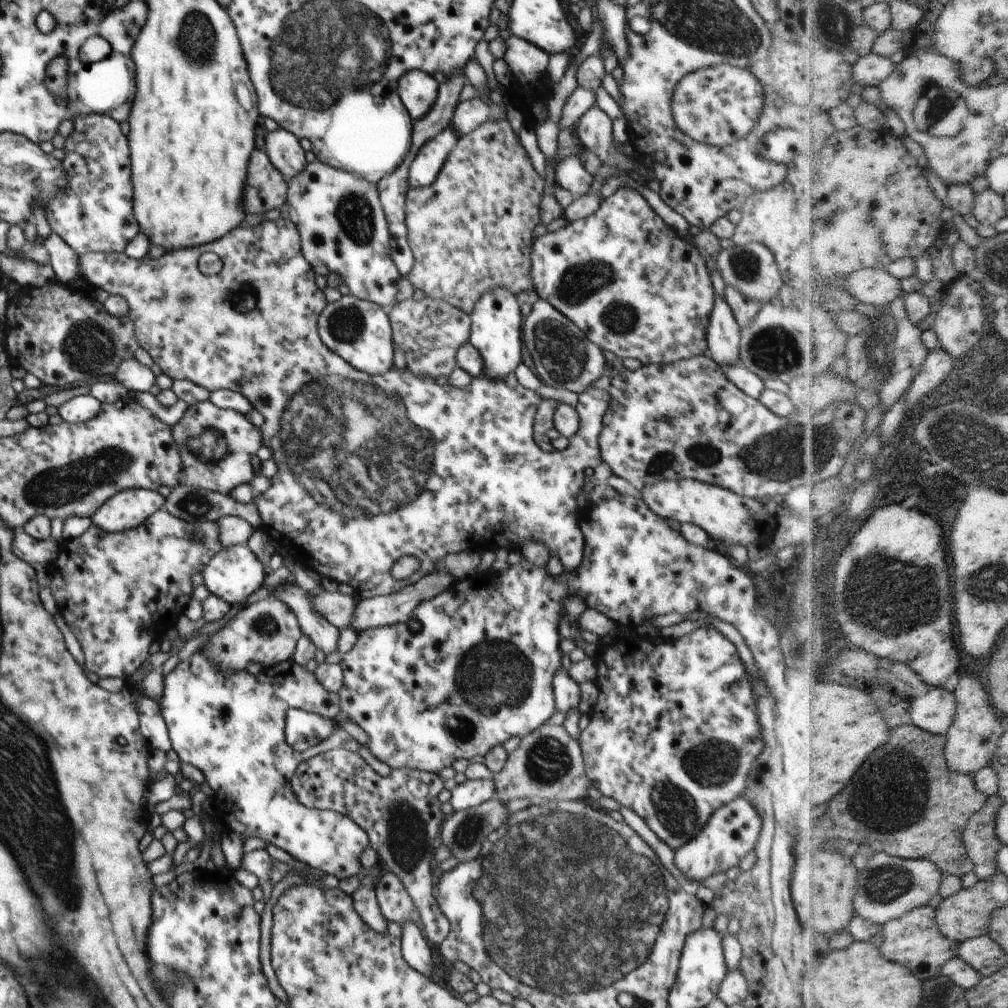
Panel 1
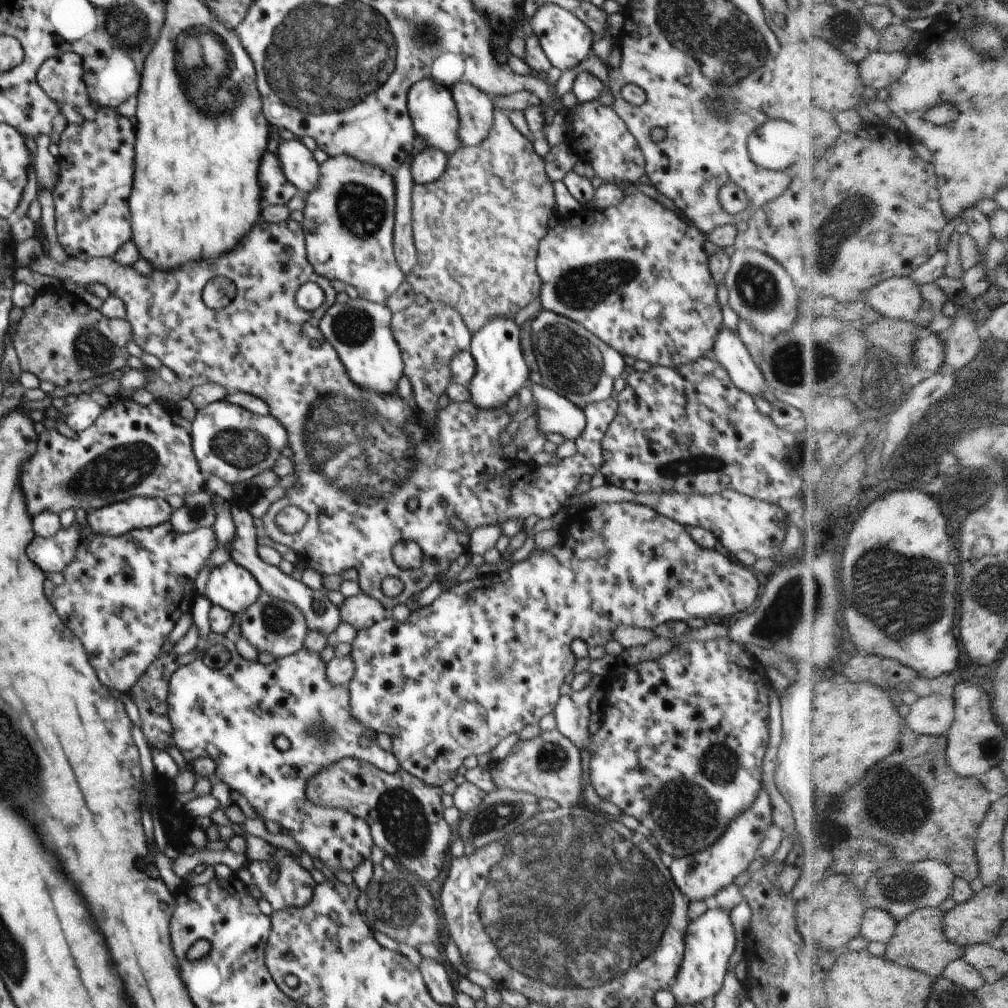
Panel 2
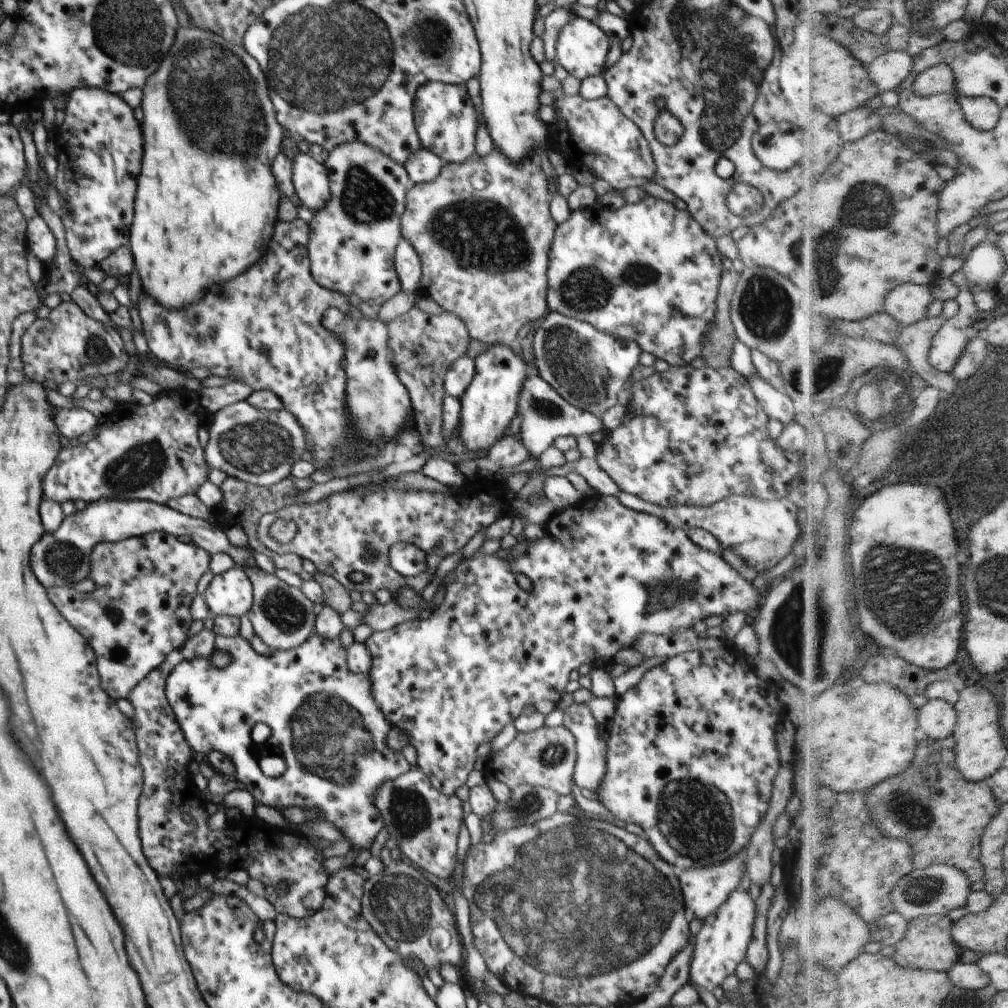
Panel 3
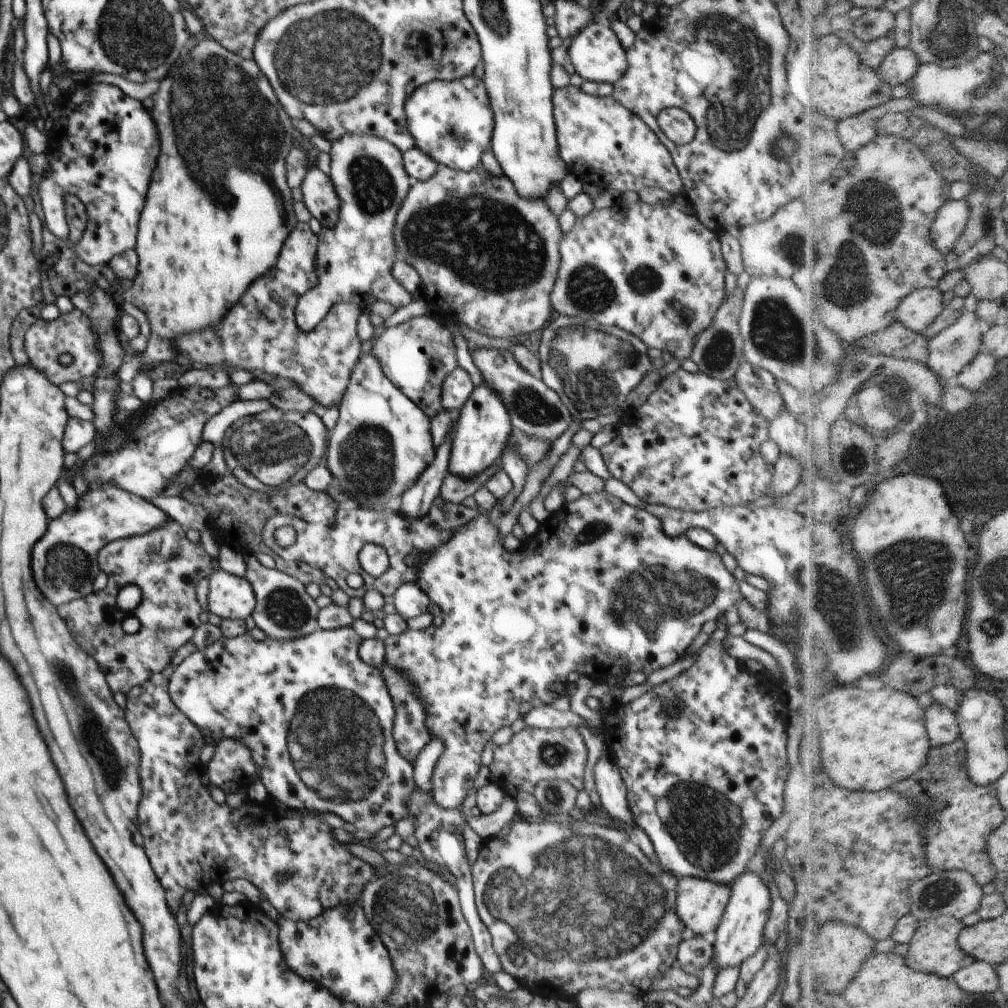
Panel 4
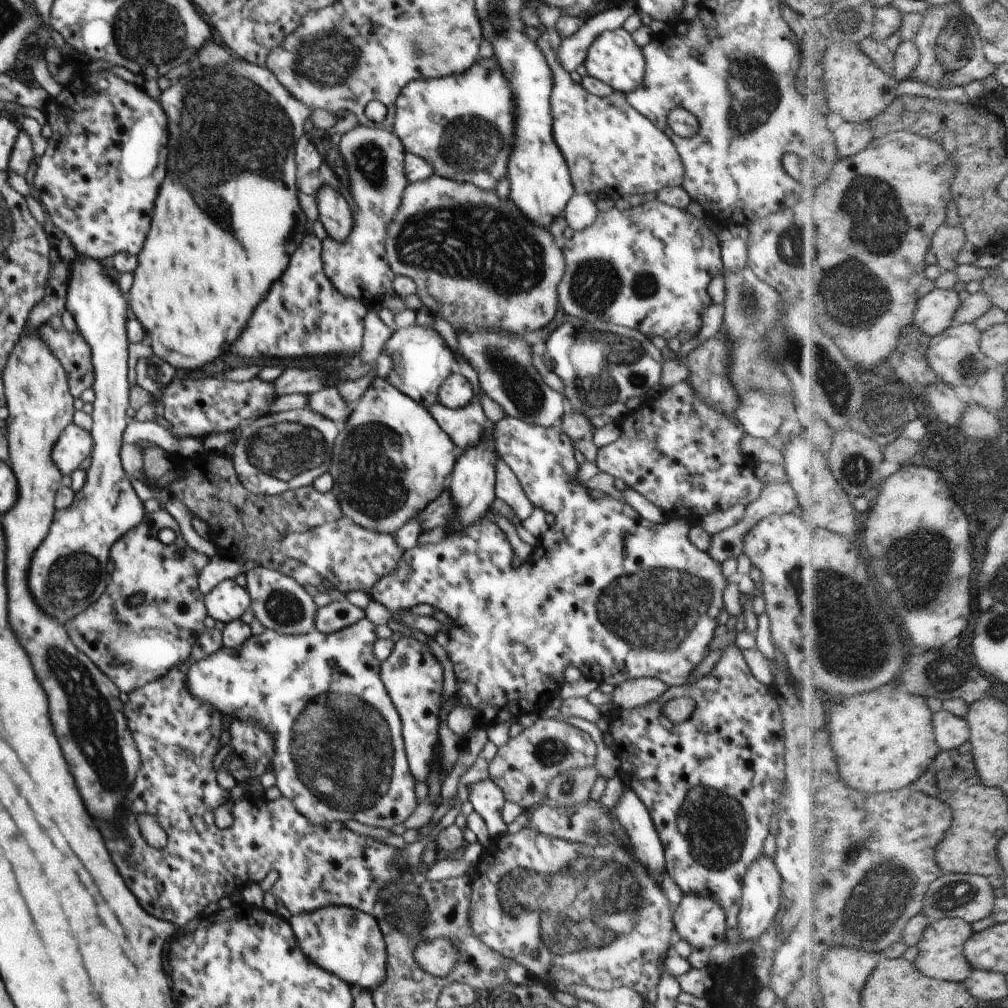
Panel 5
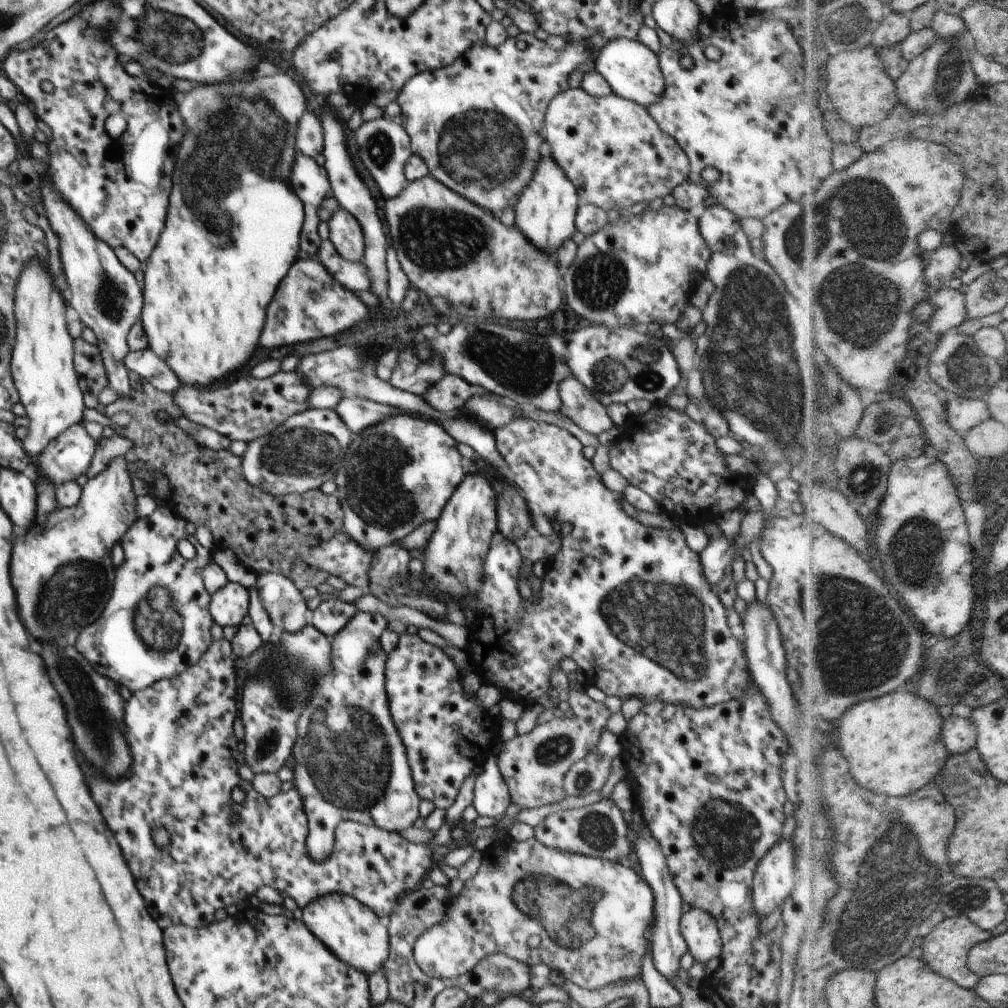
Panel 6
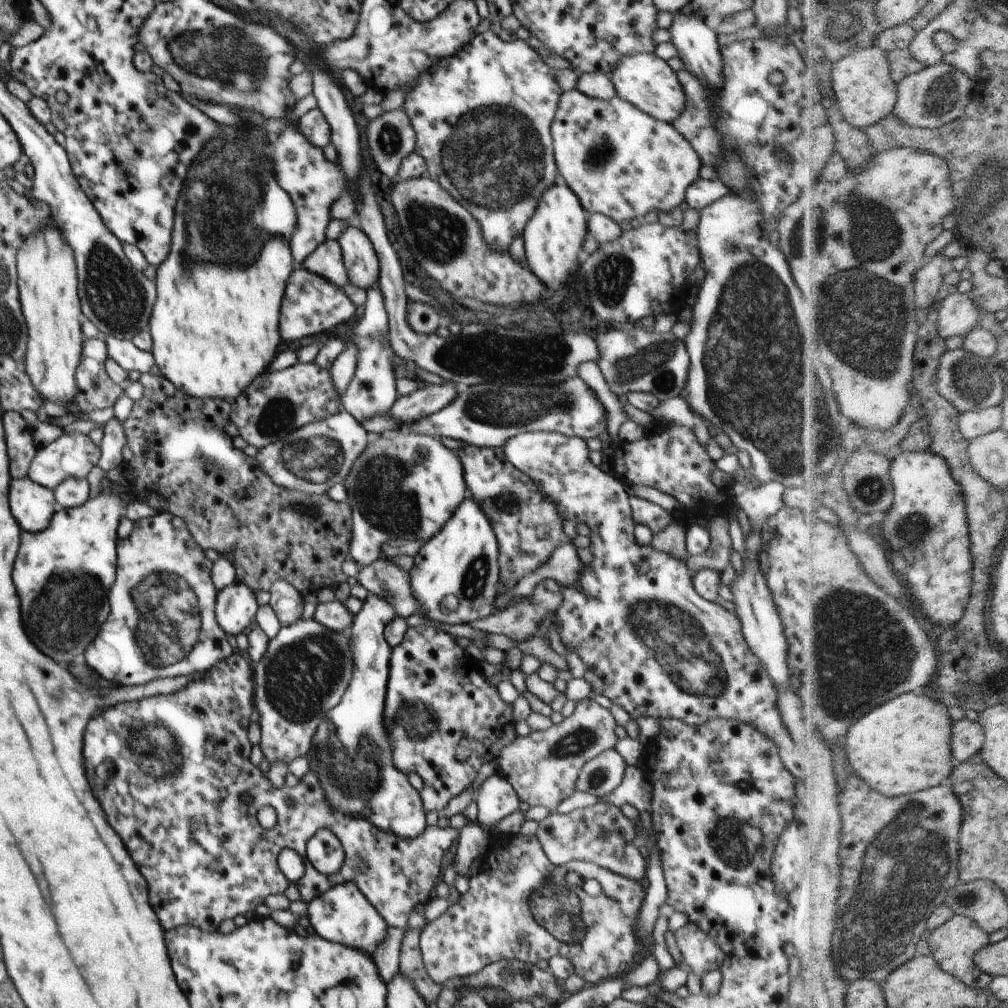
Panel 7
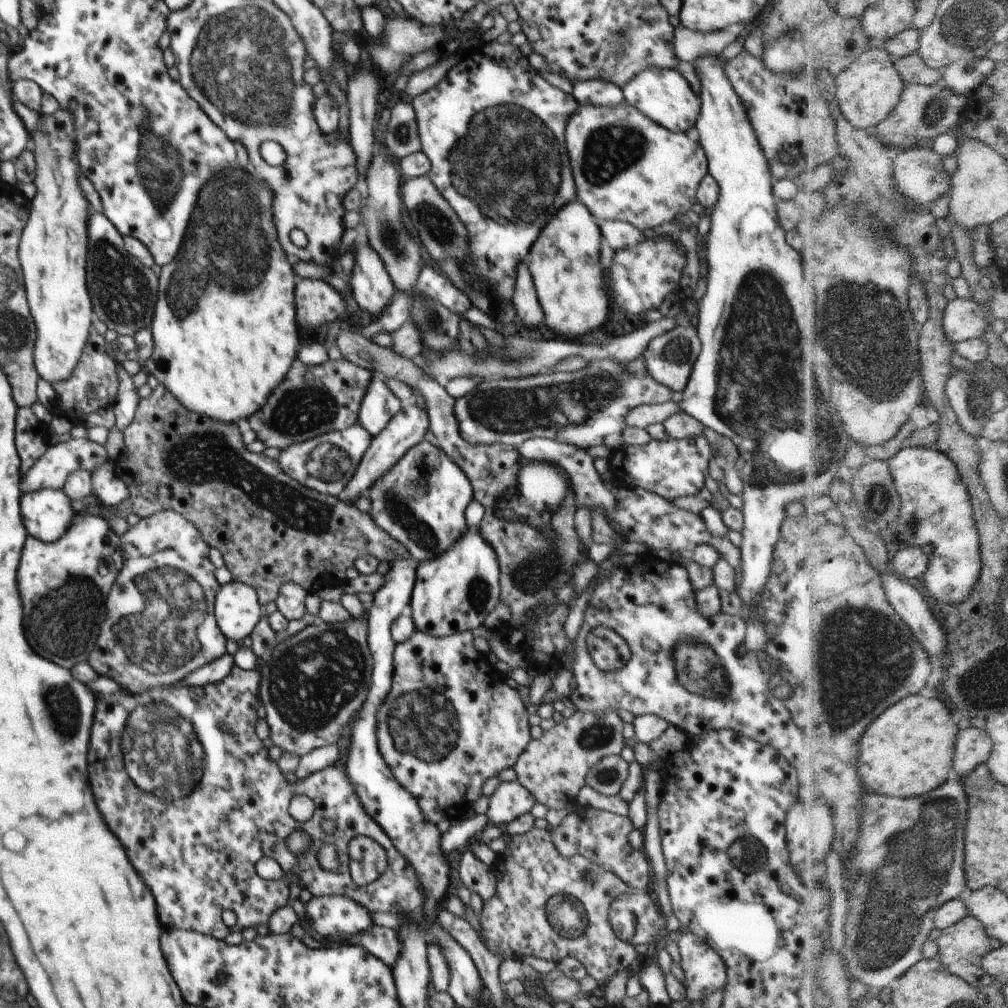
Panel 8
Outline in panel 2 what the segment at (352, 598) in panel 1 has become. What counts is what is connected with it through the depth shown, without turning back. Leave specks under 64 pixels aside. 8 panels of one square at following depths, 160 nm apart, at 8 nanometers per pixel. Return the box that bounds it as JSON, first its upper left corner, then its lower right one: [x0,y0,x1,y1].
[338,593,387,631]

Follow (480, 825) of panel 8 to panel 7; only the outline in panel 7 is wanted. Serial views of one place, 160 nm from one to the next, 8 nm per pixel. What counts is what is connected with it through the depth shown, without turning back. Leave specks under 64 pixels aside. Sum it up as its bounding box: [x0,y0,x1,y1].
[84,651,460,933]

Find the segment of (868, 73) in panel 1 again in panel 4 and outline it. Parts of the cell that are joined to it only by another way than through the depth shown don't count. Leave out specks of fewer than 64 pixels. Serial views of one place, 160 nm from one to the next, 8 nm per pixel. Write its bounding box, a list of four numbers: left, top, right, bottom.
[878,47,922,87]

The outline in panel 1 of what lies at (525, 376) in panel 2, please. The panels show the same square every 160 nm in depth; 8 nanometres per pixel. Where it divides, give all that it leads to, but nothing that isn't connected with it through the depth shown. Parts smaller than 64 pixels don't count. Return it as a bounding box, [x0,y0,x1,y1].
[469,287,523,379]

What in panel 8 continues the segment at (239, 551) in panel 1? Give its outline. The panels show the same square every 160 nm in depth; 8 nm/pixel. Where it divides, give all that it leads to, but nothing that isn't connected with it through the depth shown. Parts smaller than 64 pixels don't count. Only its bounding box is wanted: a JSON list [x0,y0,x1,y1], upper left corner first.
[215,581,263,641]

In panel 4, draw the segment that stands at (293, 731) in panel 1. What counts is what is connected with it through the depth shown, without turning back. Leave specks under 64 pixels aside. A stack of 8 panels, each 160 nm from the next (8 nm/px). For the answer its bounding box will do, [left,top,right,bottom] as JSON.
[385,490,744,810]

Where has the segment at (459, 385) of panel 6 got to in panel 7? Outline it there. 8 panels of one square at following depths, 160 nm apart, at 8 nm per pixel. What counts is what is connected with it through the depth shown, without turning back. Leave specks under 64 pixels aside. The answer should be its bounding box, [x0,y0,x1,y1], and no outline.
[390,382,462,423]

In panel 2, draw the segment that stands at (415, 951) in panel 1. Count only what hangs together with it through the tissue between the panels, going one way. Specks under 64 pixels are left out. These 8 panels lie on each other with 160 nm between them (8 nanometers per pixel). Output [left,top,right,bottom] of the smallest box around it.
[420,957,457,1007]

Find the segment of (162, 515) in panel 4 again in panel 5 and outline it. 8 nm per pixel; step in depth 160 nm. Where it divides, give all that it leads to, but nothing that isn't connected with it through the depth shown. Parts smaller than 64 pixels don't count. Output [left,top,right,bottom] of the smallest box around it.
[28,255,147,624]

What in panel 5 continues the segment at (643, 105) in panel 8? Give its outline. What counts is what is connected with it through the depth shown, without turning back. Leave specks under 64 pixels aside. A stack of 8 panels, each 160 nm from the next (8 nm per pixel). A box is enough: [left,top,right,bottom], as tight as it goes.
[583,29,645,93]

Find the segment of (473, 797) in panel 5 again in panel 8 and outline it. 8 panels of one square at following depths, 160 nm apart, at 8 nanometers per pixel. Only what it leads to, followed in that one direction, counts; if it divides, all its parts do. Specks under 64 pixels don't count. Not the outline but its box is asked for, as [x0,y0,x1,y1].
[486,782,537,828]

